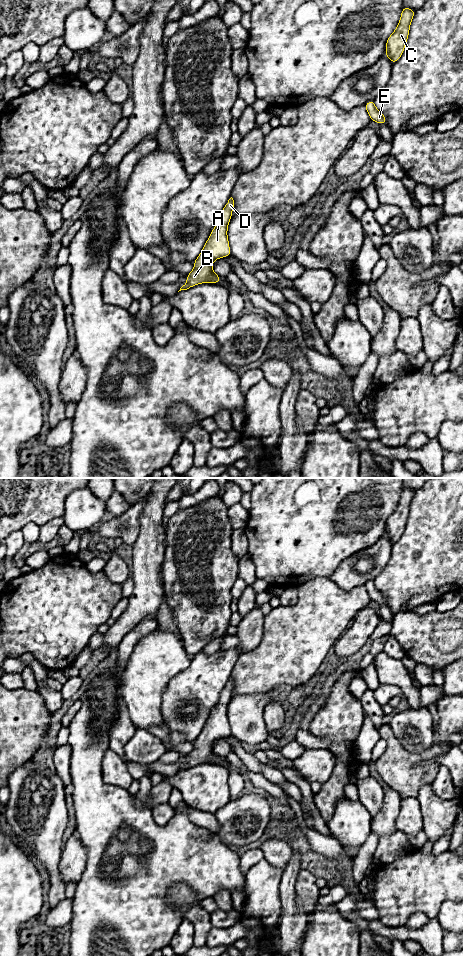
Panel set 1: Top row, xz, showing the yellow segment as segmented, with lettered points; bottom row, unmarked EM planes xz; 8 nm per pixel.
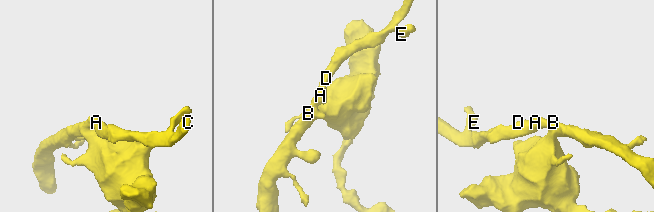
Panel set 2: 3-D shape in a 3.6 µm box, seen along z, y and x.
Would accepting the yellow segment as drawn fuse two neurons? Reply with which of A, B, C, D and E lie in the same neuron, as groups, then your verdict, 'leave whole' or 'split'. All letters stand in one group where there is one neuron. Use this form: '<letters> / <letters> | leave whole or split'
A B C D E | leave whole

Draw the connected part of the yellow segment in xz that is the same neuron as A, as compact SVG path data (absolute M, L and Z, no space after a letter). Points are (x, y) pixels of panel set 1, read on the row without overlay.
M231 677L221 691L219 702L212 709L200 735L193 742L194 749L187 755L187 762L179 771L201 763L220 763L222 757L213 752L212 743L219 738L231 736L227 711L233 688L234 680Z

